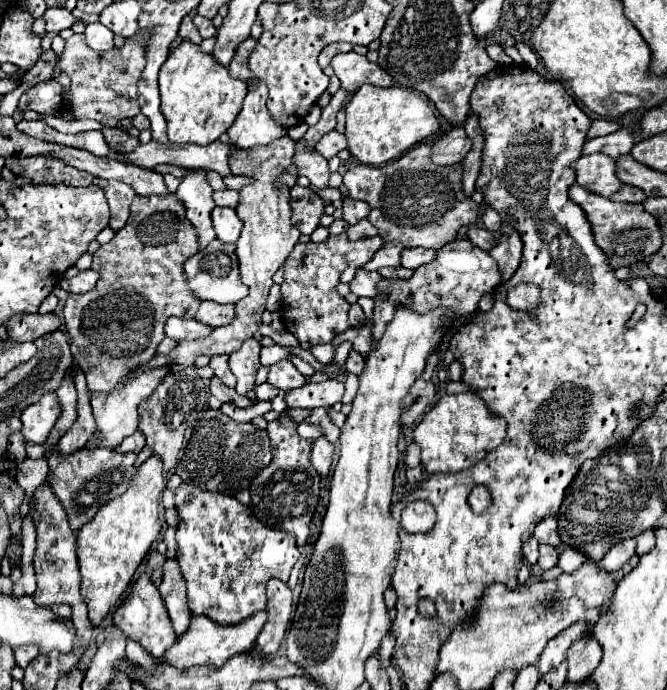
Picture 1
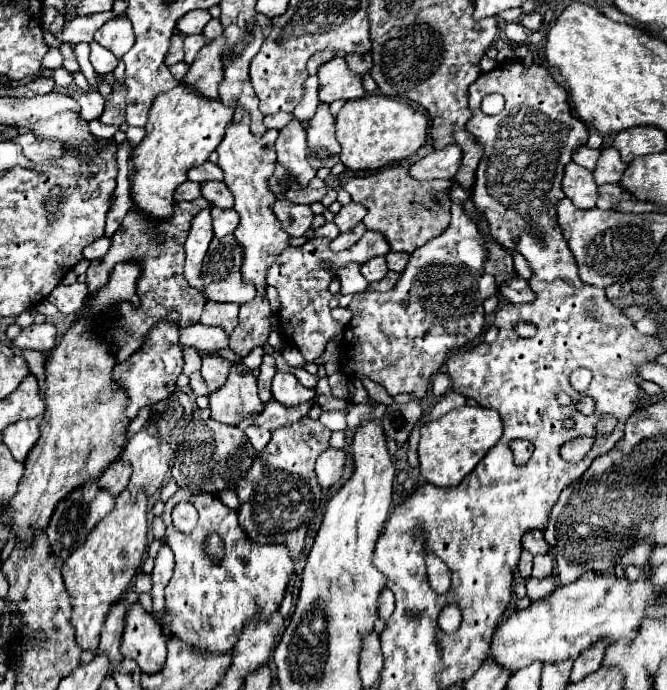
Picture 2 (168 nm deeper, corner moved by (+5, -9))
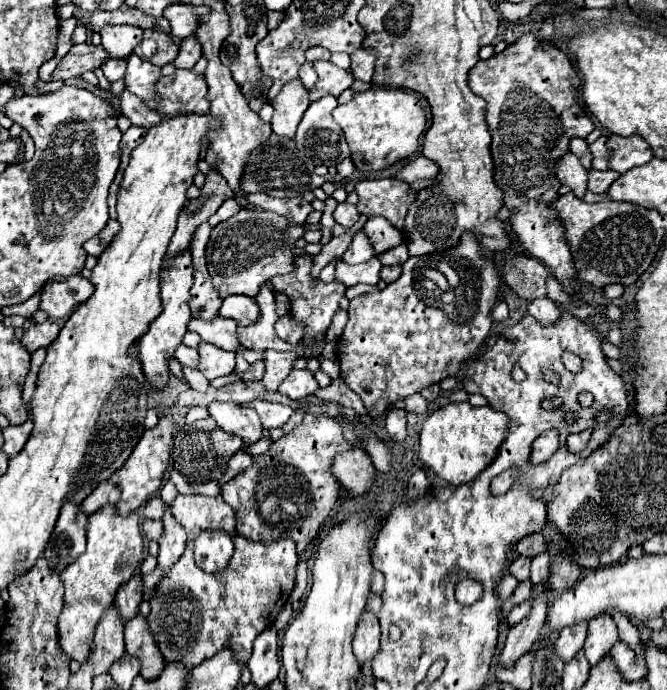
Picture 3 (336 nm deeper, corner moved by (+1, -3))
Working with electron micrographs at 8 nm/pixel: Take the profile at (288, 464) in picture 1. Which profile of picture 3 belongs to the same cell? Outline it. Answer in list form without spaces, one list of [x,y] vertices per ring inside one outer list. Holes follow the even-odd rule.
[[[306,413],[298,427],[282,439],[272,441],[266,453],[254,457],[246,471],[222,487],[224,501],[236,513],[236,531],[252,541],[290,537],[294,539],[298,553],[304,551],[332,515],[340,497],[340,483],[330,467],[336,453],[348,449],[354,449],[354,445],[344,439],[342,427],[334,419]]]

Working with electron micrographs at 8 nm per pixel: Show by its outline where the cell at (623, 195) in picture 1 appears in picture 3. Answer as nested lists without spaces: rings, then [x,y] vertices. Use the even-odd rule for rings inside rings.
[[[590,169],[588,171],[588,189],[592,193],[606,193],[608,187],[618,179],[620,173],[612,171],[612,169],[606,169],[606,171],[596,171],[596,169]]]

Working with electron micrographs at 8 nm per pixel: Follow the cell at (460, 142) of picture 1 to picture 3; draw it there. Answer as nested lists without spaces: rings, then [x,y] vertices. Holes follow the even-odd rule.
[[[424,155],[412,159],[410,163],[406,163],[396,175],[394,179],[406,181],[406,183],[414,183],[420,179],[432,179],[436,177],[436,163],[432,163],[430,159],[426,159]]]

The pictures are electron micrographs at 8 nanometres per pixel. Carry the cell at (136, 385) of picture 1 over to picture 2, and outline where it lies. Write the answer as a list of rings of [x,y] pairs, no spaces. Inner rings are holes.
[[[170,313],[168,319],[162,323],[156,323],[150,329],[148,341],[136,355],[132,355],[126,363],[118,363],[112,371],[114,383],[126,393],[128,403],[124,407],[124,417],[128,421],[134,421],[138,417],[138,411],[142,407],[154,405],[166,397],[170,397],[176,389],[176,379],[182,371],[184,359],[182,359],[182,347],[178,343],[178,327],[176,327],[176,313]]]

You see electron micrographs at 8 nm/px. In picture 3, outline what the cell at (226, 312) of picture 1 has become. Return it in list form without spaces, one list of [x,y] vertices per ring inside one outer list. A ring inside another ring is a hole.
[[[230,295],[222,301],[220,307],[220,317],[230,317],[236,319],[238,325],[252,325],[258,321],[260,311],[258,305],[252,297],[246,295]]]

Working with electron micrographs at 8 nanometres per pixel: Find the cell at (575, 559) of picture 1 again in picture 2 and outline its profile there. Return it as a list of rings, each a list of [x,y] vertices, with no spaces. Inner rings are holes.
[[[550,575],[546,579],[528,579],[526,583],[526,589],[528,589],[528,597],[534,601],[534,599],[542,599],[546,597],[550,591],[556,589],[556,575]]]

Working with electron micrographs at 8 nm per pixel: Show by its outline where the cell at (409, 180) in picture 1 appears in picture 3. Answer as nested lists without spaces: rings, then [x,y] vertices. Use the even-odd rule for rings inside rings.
[[[364,179],[356,185],[356,193],[360,197],[358,211],[368,217],[382,215],[398,229],[404,229],[408,205],[416,199],[408,187],[408,183],[396,179]]]

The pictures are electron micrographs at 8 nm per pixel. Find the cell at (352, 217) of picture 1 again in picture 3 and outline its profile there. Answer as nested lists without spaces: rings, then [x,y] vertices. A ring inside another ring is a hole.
[[[340,203],[340,205],[336,207],[336,211],[334,211],[336,223],[344,225],[346,229],[350,229],[350,227],[358,221],[358,217],[360,217],[360,213],[358,213],[356,205],[350,205],[350,203]]]

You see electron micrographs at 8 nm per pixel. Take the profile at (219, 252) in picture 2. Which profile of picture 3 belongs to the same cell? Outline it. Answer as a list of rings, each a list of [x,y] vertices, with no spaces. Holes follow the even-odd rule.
[[[240,209],[236,217],[216,225],[206,245],[206,263],[212,277],[212,285],[220,299],[240,293],[256,297],[260,285],[268,283],[276,275],[286,275],[294,269],[294,243],[306,233],[306,225],[294,225],[288,219],[272,211]],[[292,247],[292,249],[290,249]]]

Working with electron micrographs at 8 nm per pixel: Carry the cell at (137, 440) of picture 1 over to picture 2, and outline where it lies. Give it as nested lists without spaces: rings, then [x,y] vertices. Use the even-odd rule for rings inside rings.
[[[118,457],[108,469],[104,469],[102,477],[100,477],[100,487],[108,489],[112,495],[118,495],[126,485],[128,485],[128,479],[130,479],[130,463],[124,459],[124,457]]]

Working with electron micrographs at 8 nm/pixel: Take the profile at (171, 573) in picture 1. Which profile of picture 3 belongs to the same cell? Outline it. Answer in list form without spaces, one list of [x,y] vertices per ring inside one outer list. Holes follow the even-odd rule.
[[[164,509],[162,515],[162,523],[164,523],[164,531],[160,537],[160,555],[158,555],[158,567],[162,571],[168,571],[184,553],[186,547],[186,533],[184,529],[176,523],[176,519],[172,517],[170,509]]]

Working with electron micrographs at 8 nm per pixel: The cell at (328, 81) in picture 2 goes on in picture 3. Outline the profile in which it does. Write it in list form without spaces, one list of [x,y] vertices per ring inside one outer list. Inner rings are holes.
[[[316,61],[314,71],[318,75],[318,81],[310,89],[310,101],[318,101],[324,95],[338,97],[344,89],[348,89],[354,83],[352,73],[332,65],[330,61]]]

